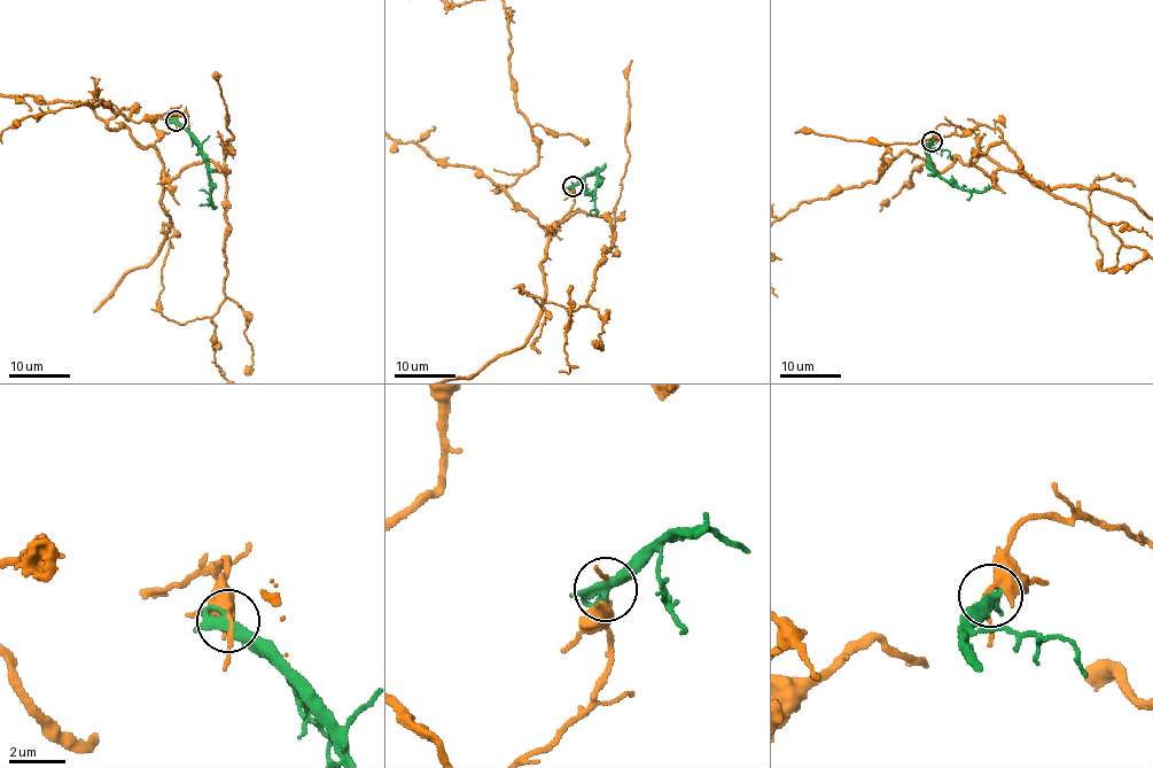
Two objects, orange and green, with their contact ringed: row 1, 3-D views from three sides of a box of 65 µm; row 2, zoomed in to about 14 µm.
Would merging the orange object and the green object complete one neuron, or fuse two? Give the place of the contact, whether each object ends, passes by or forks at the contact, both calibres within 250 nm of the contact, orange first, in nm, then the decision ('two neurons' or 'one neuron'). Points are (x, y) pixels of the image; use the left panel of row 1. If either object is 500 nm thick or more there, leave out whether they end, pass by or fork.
(176, 121) | orange passes by | green passes by | 240/360 nm | two neurons

